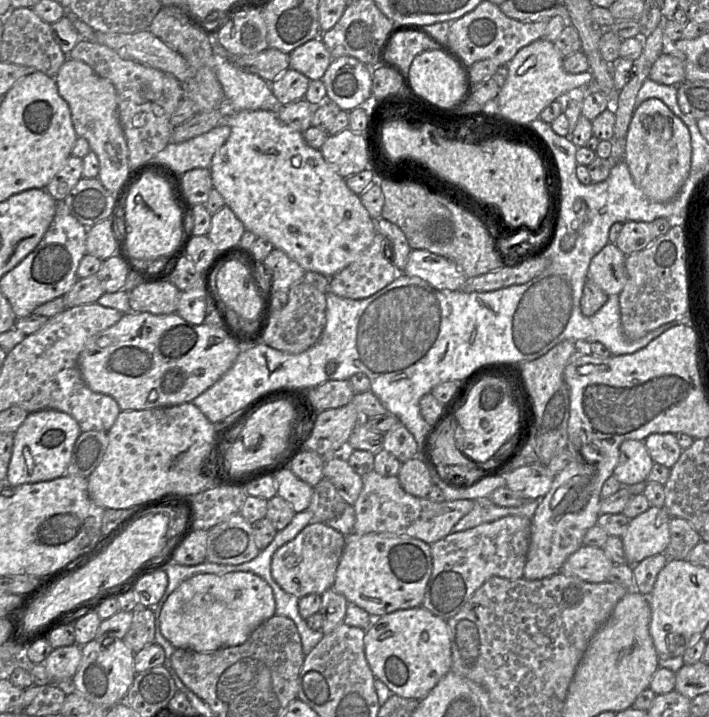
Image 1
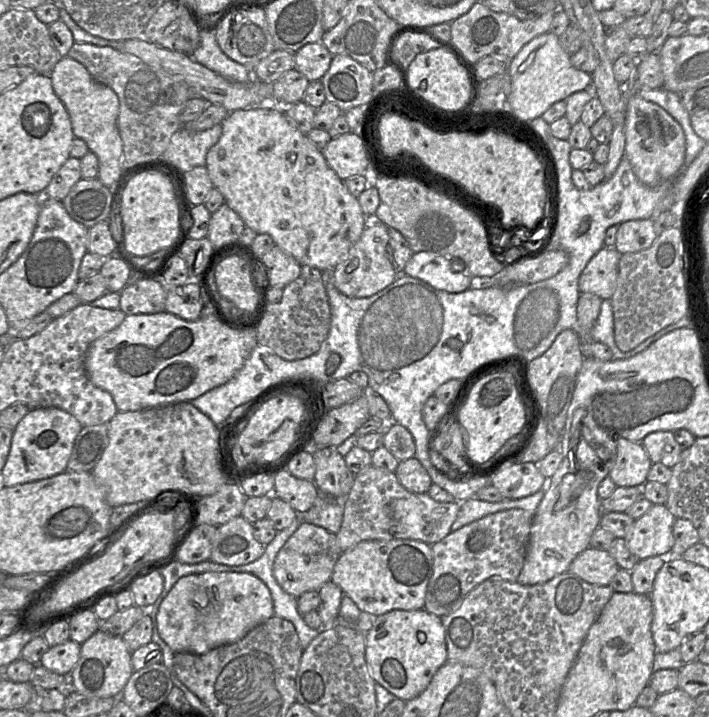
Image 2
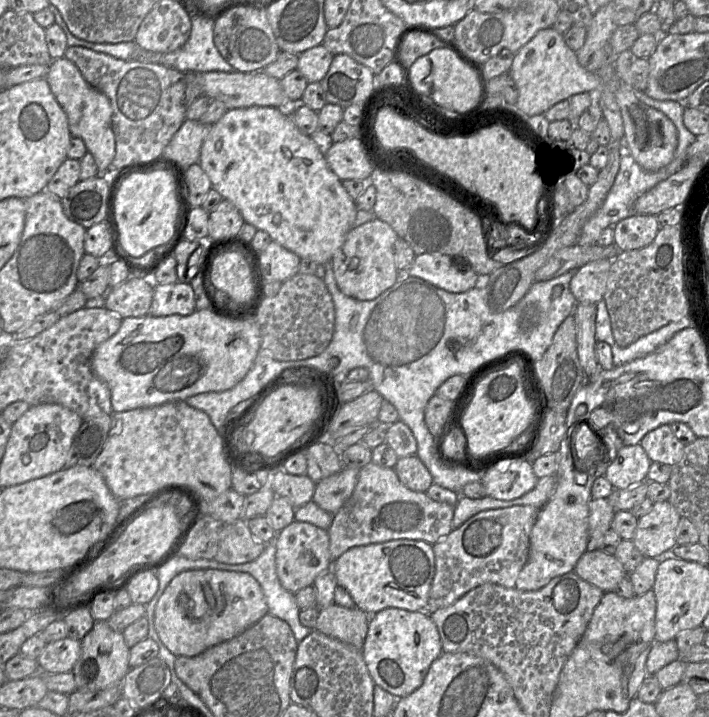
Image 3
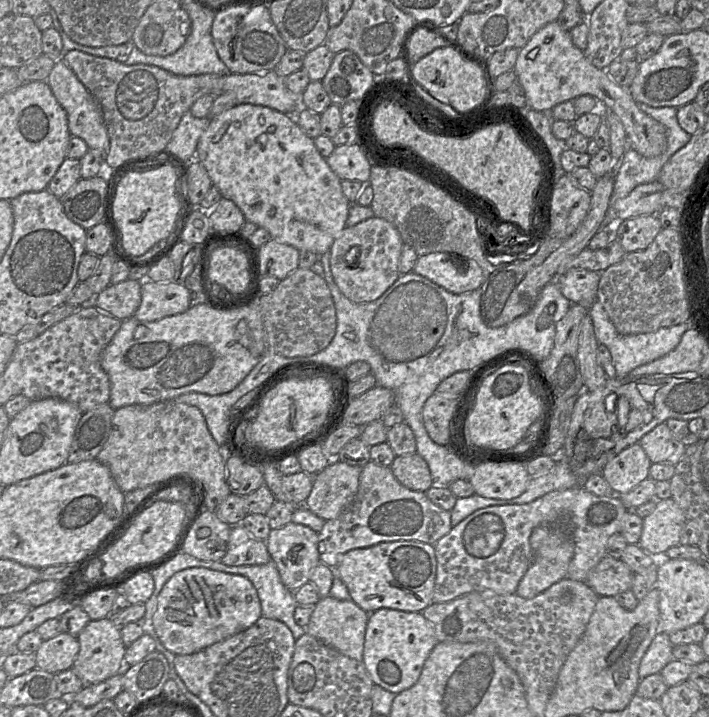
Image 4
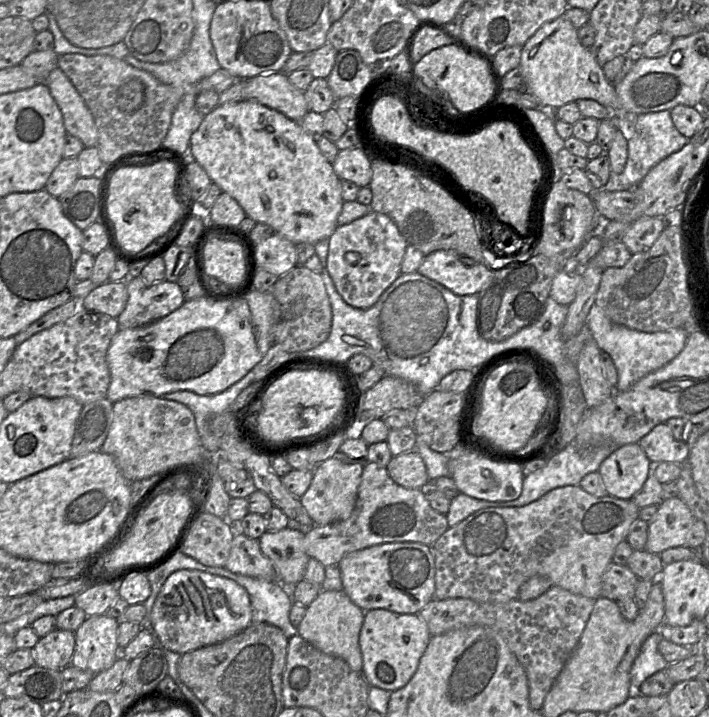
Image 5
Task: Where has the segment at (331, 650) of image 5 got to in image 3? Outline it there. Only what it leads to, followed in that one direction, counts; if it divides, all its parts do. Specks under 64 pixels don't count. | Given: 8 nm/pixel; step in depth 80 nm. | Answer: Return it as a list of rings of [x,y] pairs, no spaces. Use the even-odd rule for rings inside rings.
[[[332,603],[320,609],[313,630],[318,630],[330,637],[341,640],[362,650],[369,629],[370,614],[358,607],[343,607]]]

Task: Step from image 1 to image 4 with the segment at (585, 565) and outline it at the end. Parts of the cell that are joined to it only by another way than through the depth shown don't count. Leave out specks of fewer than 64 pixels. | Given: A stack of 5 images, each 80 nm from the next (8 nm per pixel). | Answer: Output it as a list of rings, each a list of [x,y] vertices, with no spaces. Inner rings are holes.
[[[605,555],[589,572],[586,584],[599,596],[616,596],[632,589],[633,571],[620,559]]]

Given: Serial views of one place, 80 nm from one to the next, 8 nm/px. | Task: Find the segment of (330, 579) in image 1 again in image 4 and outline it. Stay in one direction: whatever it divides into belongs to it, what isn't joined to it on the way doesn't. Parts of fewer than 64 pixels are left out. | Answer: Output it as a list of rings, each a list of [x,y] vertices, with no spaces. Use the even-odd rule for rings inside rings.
[[[289,522],[271,529],[266,545],[283,584],[292,592],[310,581],[313,569],[321,562],[318,533],[303,524]]]

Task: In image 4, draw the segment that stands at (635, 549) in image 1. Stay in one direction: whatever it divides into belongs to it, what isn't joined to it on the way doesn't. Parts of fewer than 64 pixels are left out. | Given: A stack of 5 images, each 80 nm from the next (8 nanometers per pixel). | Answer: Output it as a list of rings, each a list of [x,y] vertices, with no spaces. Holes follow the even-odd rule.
[[[672,498],[657,500],[655,510],[643,518],[638,545],[659,560],[669,548],[680,545],[680,533],[686,521],[683,511]]]

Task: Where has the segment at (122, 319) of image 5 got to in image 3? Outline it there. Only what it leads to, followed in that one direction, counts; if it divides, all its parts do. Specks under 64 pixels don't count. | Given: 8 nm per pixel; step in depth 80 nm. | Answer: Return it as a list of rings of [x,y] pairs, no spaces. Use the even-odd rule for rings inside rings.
[[[190,283],[155,284],[148,315],[154,317],[182,315],[196,311],[195,294]]]

